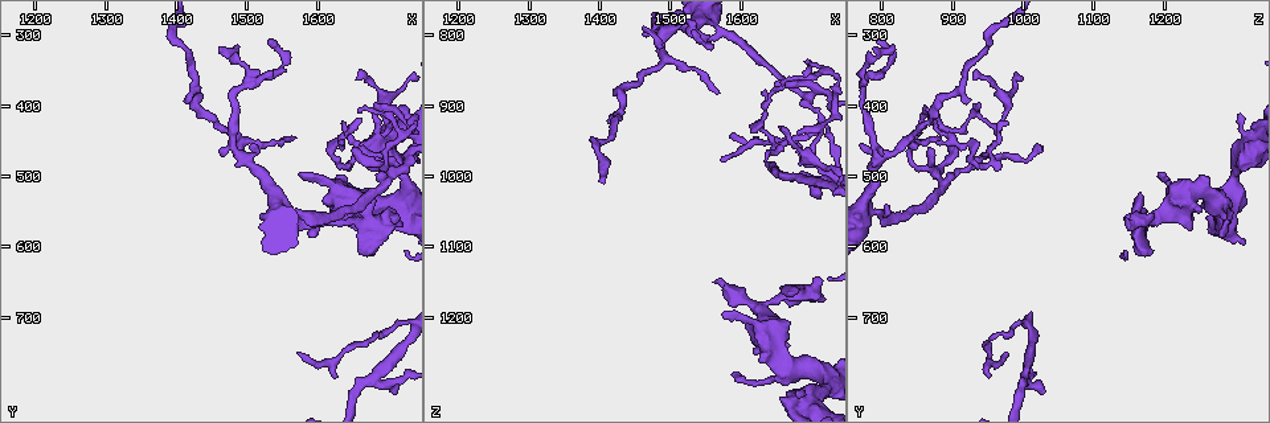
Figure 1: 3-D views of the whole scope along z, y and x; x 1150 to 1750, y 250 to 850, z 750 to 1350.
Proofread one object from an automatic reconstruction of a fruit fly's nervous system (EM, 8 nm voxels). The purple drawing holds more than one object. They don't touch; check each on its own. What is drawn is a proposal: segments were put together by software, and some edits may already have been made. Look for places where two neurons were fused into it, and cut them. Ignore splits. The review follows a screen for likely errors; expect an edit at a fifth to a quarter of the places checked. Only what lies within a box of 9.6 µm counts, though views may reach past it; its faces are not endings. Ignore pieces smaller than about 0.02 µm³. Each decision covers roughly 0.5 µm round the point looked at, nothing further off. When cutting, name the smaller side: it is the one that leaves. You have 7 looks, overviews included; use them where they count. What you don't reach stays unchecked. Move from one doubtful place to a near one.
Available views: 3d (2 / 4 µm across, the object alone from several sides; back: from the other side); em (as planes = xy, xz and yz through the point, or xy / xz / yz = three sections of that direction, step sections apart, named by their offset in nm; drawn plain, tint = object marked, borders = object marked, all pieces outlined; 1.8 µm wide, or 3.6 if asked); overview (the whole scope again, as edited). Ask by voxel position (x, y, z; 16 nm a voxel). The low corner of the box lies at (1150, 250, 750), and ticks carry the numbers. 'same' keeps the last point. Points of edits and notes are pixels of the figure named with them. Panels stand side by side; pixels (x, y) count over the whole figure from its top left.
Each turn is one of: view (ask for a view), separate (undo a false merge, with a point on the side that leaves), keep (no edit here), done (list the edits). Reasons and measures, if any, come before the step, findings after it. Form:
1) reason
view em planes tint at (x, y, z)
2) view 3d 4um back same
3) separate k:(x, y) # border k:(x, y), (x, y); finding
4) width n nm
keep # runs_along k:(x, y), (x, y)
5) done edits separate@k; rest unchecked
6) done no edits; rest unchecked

three-way junction
view 3d 2um at (1695, 775, 1005)

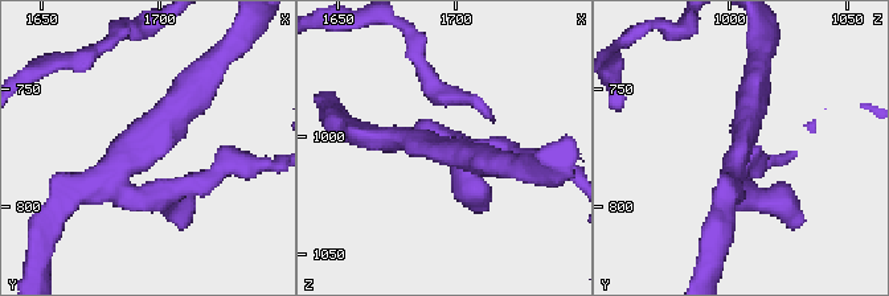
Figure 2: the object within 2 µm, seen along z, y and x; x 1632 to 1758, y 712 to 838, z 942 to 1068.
view em xy step 16 borders at (1691, 774, 1007)

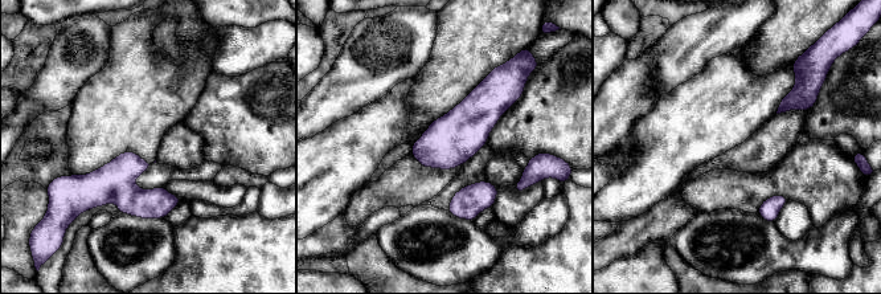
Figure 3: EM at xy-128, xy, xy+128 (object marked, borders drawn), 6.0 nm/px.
keep # continuous, no second neuron

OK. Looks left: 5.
a narrow waist
view em planes tint at (1670, 560, 1165)

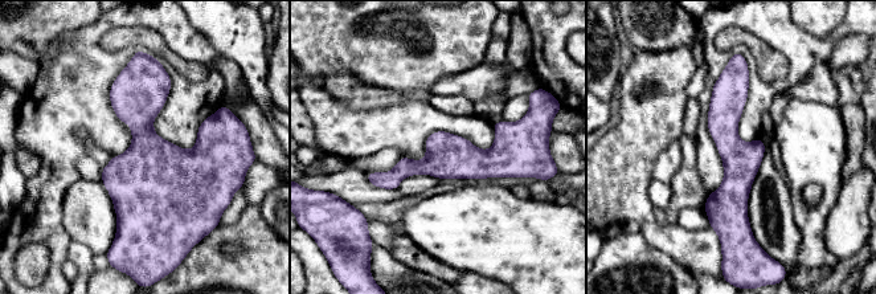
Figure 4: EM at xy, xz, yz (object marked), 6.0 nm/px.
width 220 nm
keep # runs_along 4:(728, 69), (741, 228); one neuron here

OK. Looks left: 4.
sharp bend
view em planes plain at (1695, 515, 885)

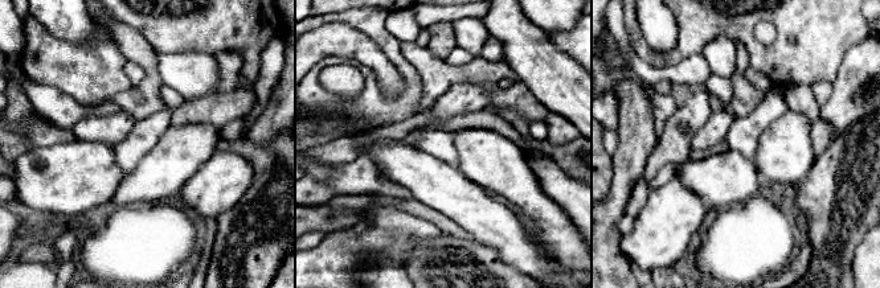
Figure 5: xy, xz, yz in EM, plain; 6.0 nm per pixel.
where the object lies
view em planes tint same

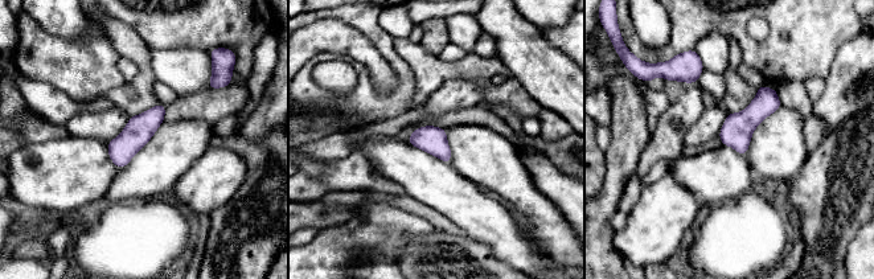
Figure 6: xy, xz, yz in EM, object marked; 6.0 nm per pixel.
width 170 nm
keep # all the same neuron

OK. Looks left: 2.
done no edits; rest unchecked

